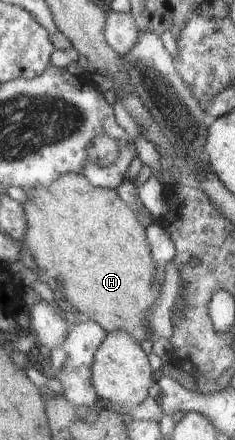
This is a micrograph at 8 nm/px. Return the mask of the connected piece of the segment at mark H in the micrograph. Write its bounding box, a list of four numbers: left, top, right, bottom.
[21,172,162,343]

